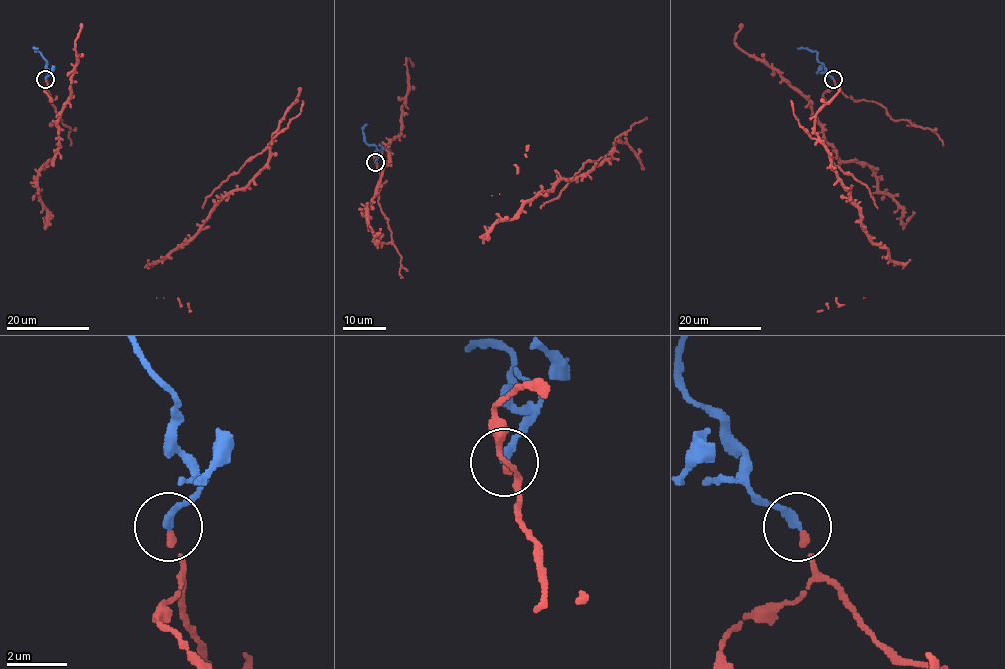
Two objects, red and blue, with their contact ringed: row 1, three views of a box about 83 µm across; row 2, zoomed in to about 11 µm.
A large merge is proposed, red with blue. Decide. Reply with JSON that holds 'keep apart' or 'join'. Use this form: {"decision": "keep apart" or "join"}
{"decision": "join"}

